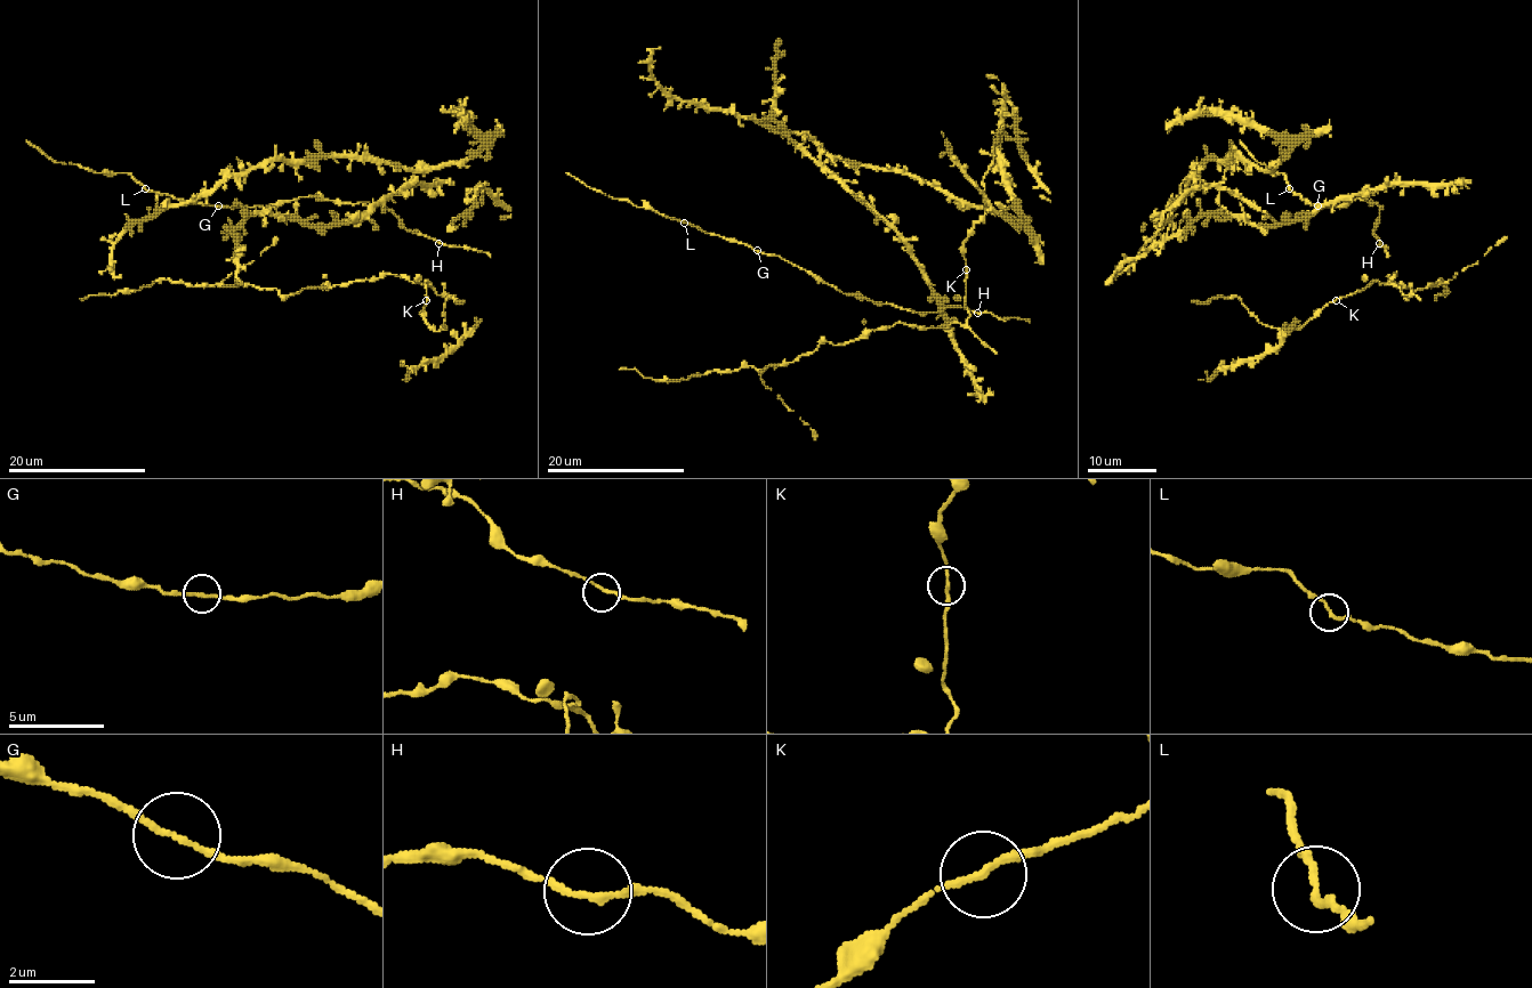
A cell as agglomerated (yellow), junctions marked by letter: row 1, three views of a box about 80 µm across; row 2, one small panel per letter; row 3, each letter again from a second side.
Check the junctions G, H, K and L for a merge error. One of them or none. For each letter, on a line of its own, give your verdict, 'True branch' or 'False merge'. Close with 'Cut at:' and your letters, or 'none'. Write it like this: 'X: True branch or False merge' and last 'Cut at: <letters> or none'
G: True branch
H: True branch
K: True branch
L: True branch
Cut at: none

